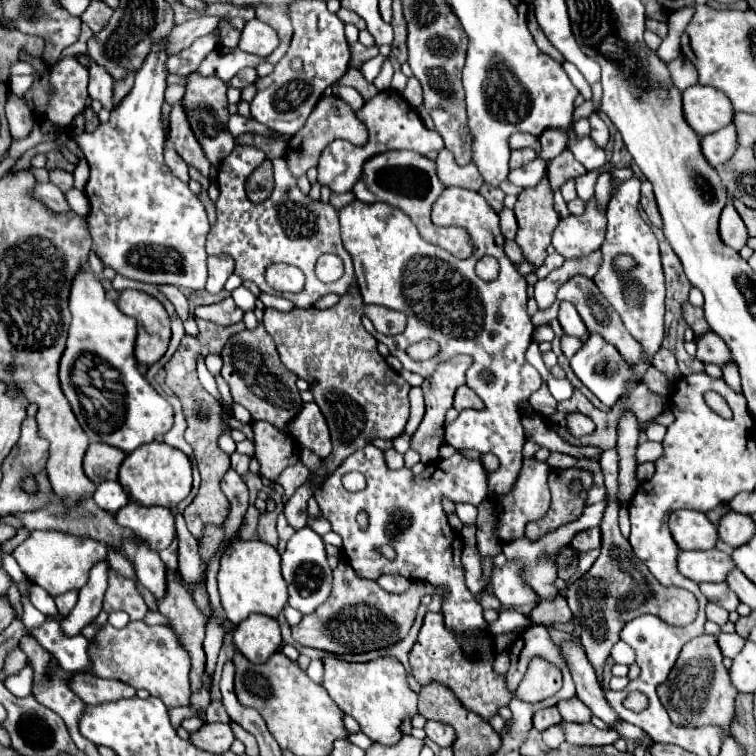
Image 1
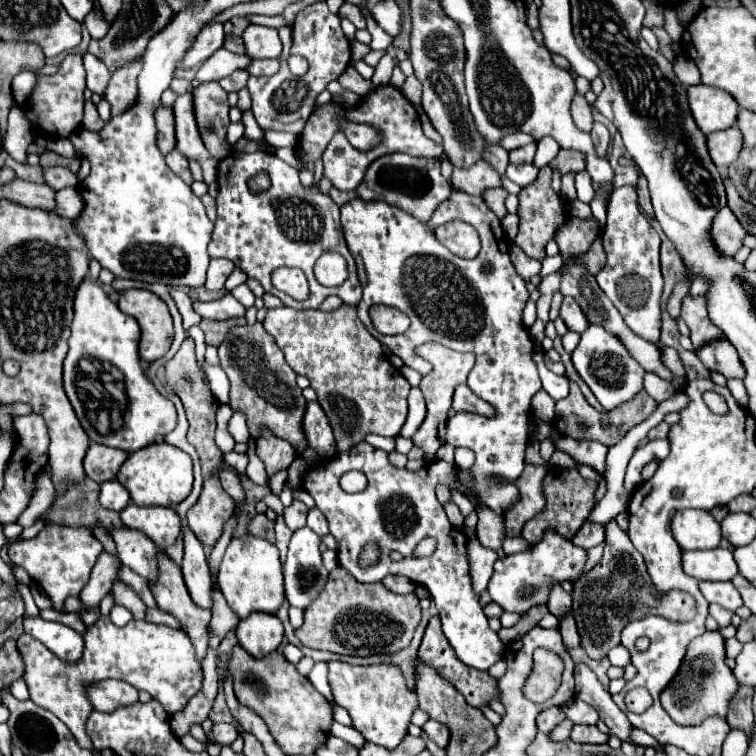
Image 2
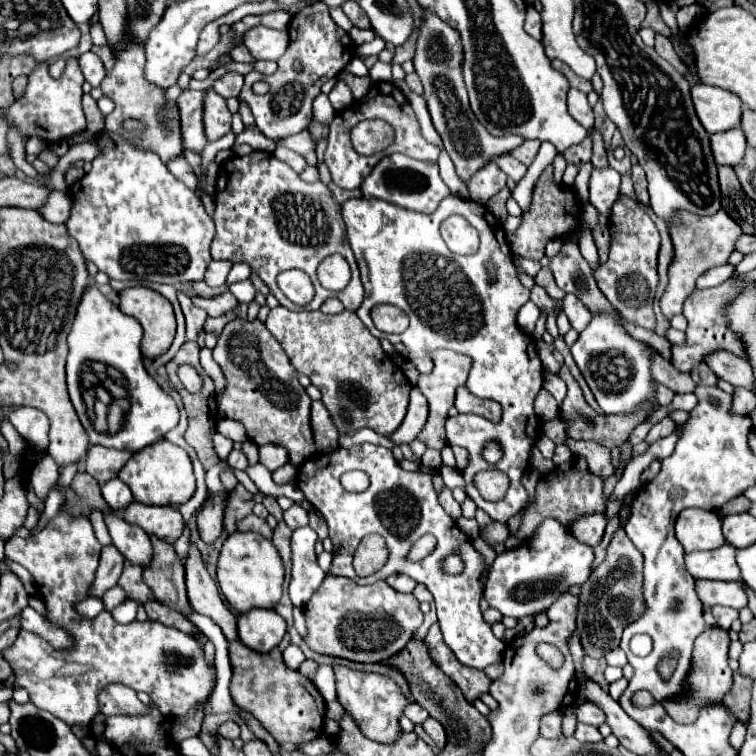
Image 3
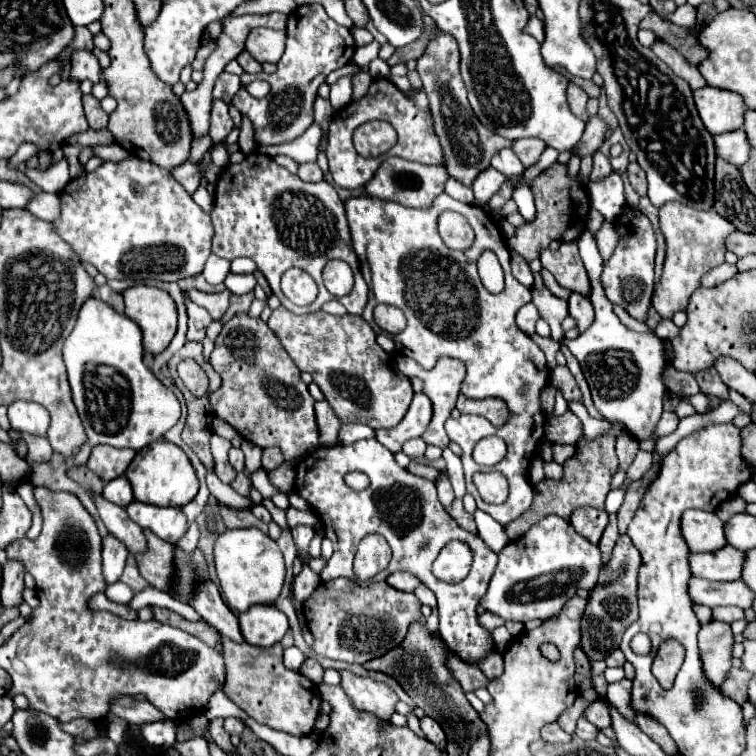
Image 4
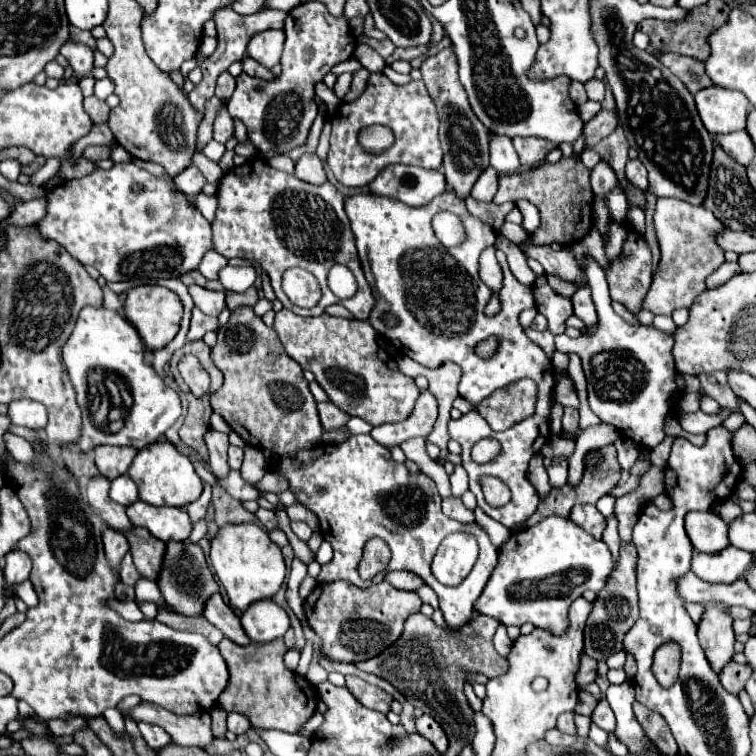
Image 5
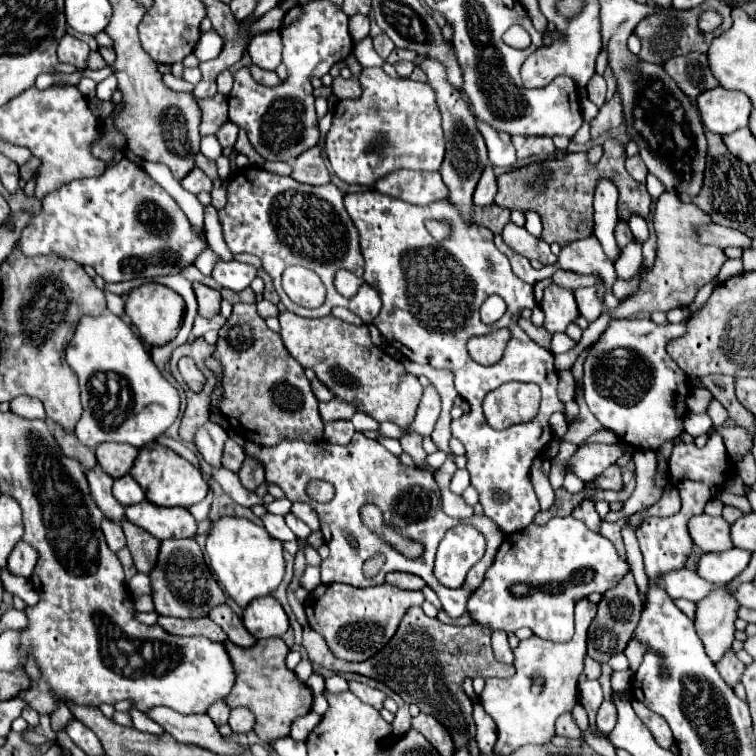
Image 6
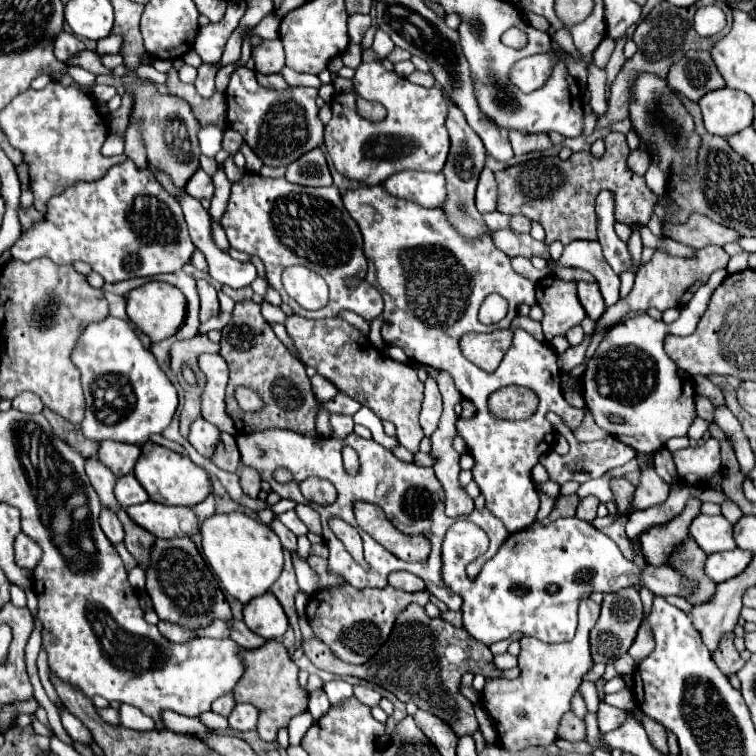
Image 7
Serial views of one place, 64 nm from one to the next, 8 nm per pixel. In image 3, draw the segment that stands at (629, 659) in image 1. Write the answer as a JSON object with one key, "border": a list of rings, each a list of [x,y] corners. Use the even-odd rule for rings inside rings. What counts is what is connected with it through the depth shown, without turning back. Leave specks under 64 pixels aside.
{"border":[[[614,648],[612,652],[608,652],[606,662],[608,662],[608,666],[620,666],[622,668],[628,662],[628,658],[626,658],[626,654],[624,654],[622,648]]]}

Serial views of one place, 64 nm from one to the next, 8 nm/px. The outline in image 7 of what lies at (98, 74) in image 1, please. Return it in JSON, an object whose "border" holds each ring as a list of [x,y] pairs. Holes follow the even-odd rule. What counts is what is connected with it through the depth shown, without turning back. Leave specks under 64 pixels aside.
{"border":[[[62,32],[56,40],[54,40],[54,54],[60,62],[68,62],[72,60],[74,56],[78,56],[82,50],[86,50],[86,44],[74,36],[74,34],[68,34],[68,32]]]}

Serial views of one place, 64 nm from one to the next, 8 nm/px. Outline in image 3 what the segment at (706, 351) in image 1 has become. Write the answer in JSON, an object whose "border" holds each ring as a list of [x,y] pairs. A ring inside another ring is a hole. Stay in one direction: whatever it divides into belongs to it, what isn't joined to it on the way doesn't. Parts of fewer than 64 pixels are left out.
{"border":[[[716,350],[708,356],[704,356],[704,362],[708,368],[722,380],[730,382],[732,386],[744,386],[752,384],[752,368],[748,368],[748,362],[730,350]]]}

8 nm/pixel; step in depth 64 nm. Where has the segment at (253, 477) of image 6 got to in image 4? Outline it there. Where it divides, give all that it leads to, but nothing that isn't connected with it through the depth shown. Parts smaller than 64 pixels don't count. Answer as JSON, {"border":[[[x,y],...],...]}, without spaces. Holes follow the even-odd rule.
{"border":[[[242,442],[242,452],[246,456],[246,474],[250,476],[254,470],[258,470],[262,464],[260,464],[260,458],[262,458],[262,450],[256,446],[256,444],[250,444],[250,442]]]}

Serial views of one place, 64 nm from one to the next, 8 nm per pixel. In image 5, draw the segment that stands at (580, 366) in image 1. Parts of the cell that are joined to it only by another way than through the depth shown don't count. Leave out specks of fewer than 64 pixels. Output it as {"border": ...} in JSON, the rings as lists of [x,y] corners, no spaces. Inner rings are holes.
{"border":[[[590,254],[584,256],[584,264],[586,264],[586,280],[588,280],[588,288],[592,290],[592,300],[598,312],[598,322],[596,322],[596,330],[592,334],[584,332],[580,338],[568,338],[566,334],[556,336],[556,348],[562,352],[562,348],[566,348],[566,352],[574,352],[580,356],[582,366],[584,366],[584,374],[588,380],[588,402],[592,412],[606,424],[612,424],[620,430],[622,436],[638,442],[640,446],[658,446],[666,434],[662,432],[662,424],[668,412],[672,412],[676,408],[676,400],[680,398],[680,392],[676,388],[674,376],[676,376],[676,368],[674,368],[674,360],[672,360],[672,336],[664,334],[660,330],[656,330],[654,326],[630,326],[628,322],[624,322],[610,304],[610,296],[608,296],[608,284],[604,278],[604,270],[600,268],[598,260]]]}

